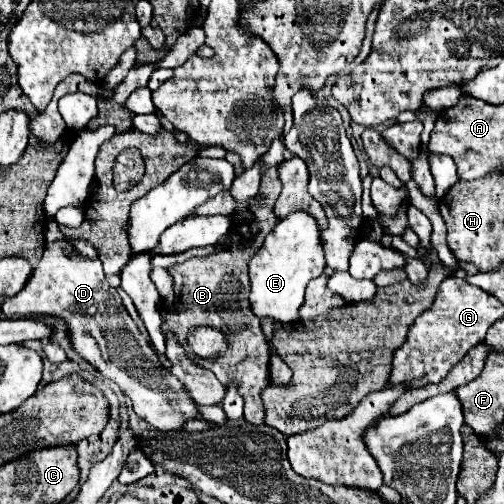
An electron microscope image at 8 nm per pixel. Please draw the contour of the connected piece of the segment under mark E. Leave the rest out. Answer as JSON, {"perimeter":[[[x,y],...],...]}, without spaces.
{"perimeter":[[[305,211],[291,213],[287,219],[277,221],[273,231],[265,237],[263,247],[249,263],[251,293],[249,301],[259,319],[271,317],[277,323],[297,321],[297,309],[303,305],[305,287],[311,279],[319,277],[325,269],[325,257],[321,249],[321,231],[313,215]]]}

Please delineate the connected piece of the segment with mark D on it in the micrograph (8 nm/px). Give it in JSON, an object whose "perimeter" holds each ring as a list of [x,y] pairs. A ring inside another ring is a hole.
{"perimeter":[[[65,241],[47,243],[39,267],[33,269],[25,289],[15,297],[5,299],[1,309],[7,319],[55,317],[65,321],[75,353],[103,377],[117,383],[117,387],[131,399],[135,413],[151,427],[173,431],[181,429],[185,419],[199,417],[197,405],[189,399],[185,387],[161,367],[159,357],[149,347],[137,323],[129,317],[119,293],[105,279],[99,259],[75,257],[73,247]]]}

